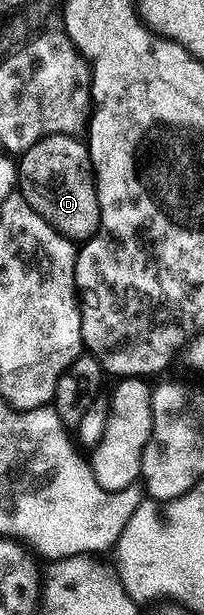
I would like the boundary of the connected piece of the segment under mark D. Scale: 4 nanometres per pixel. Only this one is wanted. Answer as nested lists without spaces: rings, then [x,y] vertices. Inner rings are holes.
[[[58,133],[42,137],[18,158],[17,170],[18,192],[27,200],[29,207],[36,209],[62,237],[82,243],[88,241],[99,230],[99,204],[97,203],[95,176],[91,173],[91,160],[87,154],[87,146],[78,136]]]

